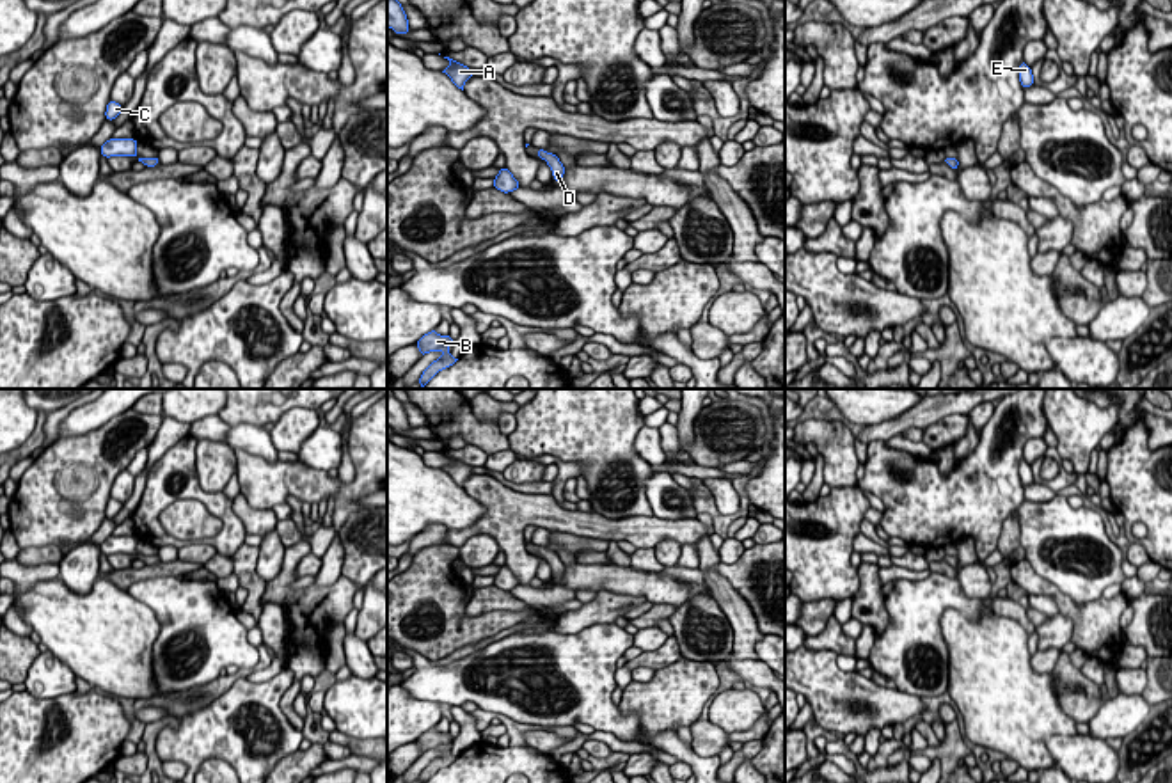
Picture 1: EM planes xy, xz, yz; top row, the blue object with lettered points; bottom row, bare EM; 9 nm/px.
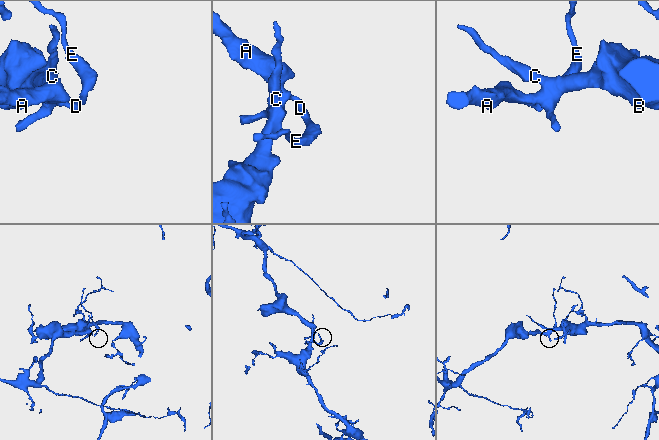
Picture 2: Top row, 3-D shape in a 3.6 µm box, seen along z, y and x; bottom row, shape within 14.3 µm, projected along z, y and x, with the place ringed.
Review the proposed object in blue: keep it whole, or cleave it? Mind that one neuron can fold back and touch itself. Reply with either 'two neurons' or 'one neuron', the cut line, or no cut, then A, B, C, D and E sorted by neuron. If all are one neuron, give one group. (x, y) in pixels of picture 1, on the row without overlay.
one neuron | no cut | A B C D E

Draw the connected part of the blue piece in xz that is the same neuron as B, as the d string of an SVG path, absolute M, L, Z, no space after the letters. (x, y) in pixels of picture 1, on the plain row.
M430 728L428 732L424 732L416 742L421 749L421 755L430 751L430 749L437 749L442 747L442 755L433 758L419 774L419 783L426 783L439 769L447 767L449 763L453 763L458 756L455 756L451 753L451 749L447 747L453 742L453 735L447 733L440 733L433 728Z

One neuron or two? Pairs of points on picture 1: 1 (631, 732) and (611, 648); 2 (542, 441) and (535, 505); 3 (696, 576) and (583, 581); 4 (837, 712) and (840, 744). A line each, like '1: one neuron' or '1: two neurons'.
1: one neuron
2: two neurons
3: two neurons
4: two neurons

